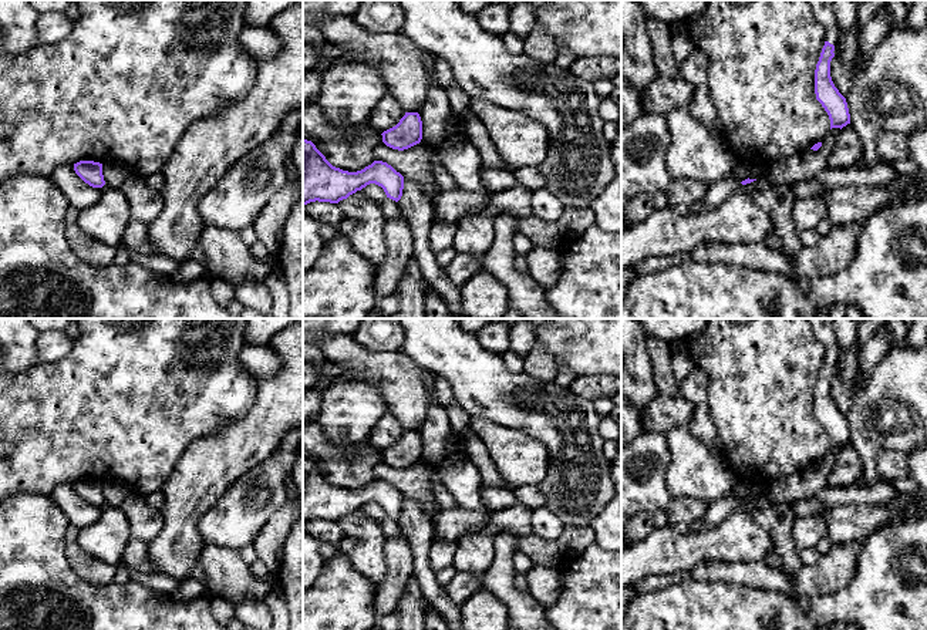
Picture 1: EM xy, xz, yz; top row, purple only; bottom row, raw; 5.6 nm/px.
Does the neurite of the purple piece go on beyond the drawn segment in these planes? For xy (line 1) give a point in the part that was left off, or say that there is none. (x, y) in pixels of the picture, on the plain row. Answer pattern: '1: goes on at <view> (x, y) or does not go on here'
1: does not go on here

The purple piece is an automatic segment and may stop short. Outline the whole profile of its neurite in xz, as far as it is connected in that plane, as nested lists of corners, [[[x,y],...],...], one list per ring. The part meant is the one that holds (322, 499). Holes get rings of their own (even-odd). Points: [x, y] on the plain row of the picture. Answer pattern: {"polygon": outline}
{"polygon": [[[303,457],[303,523],[316,519],[338,522],[370,502],[381,505],[395,520],[402,515],[404,495],[387,481],[374,479],[357,491],[343,489]]]}

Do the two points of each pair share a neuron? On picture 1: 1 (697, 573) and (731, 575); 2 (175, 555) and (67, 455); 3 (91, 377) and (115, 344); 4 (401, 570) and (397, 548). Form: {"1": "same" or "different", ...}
{"1": "same", "2": "different", "3": "same", "4": "same"}

